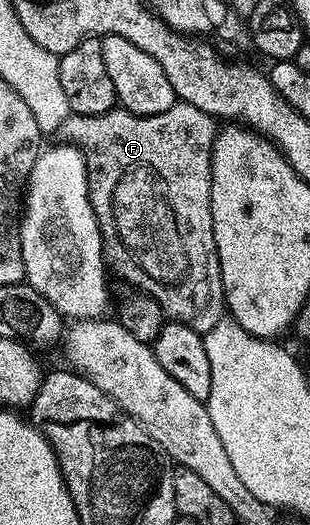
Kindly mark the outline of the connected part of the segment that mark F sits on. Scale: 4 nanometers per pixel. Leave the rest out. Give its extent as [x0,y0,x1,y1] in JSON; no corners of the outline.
[60,101,226,333]

